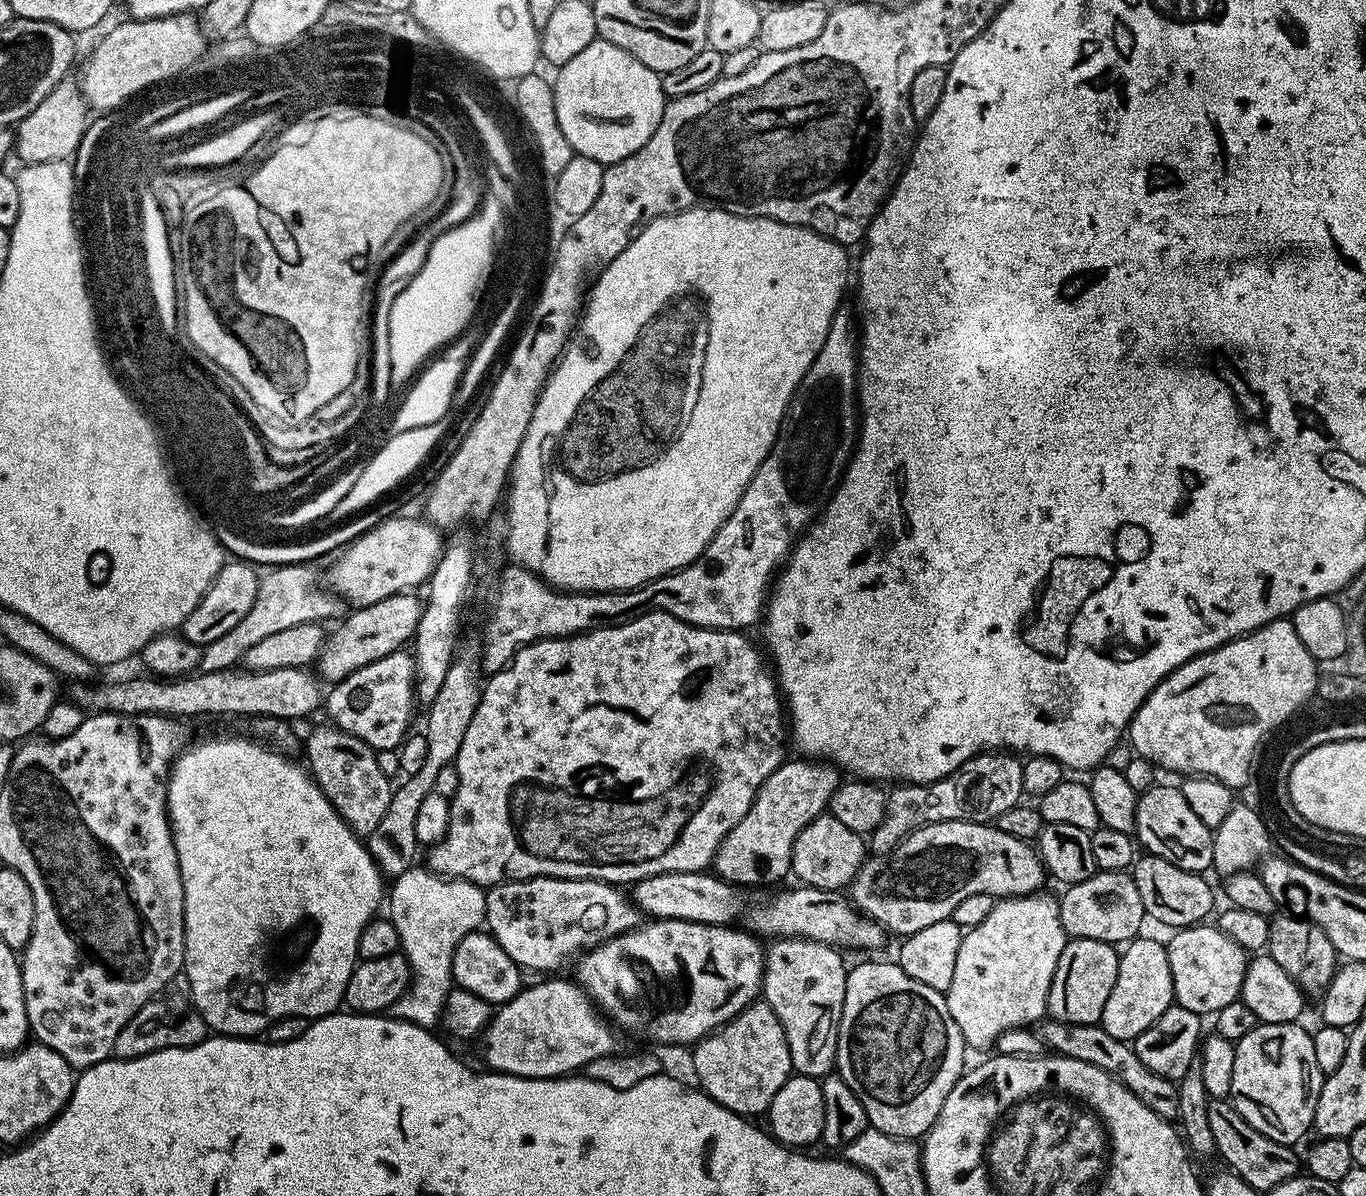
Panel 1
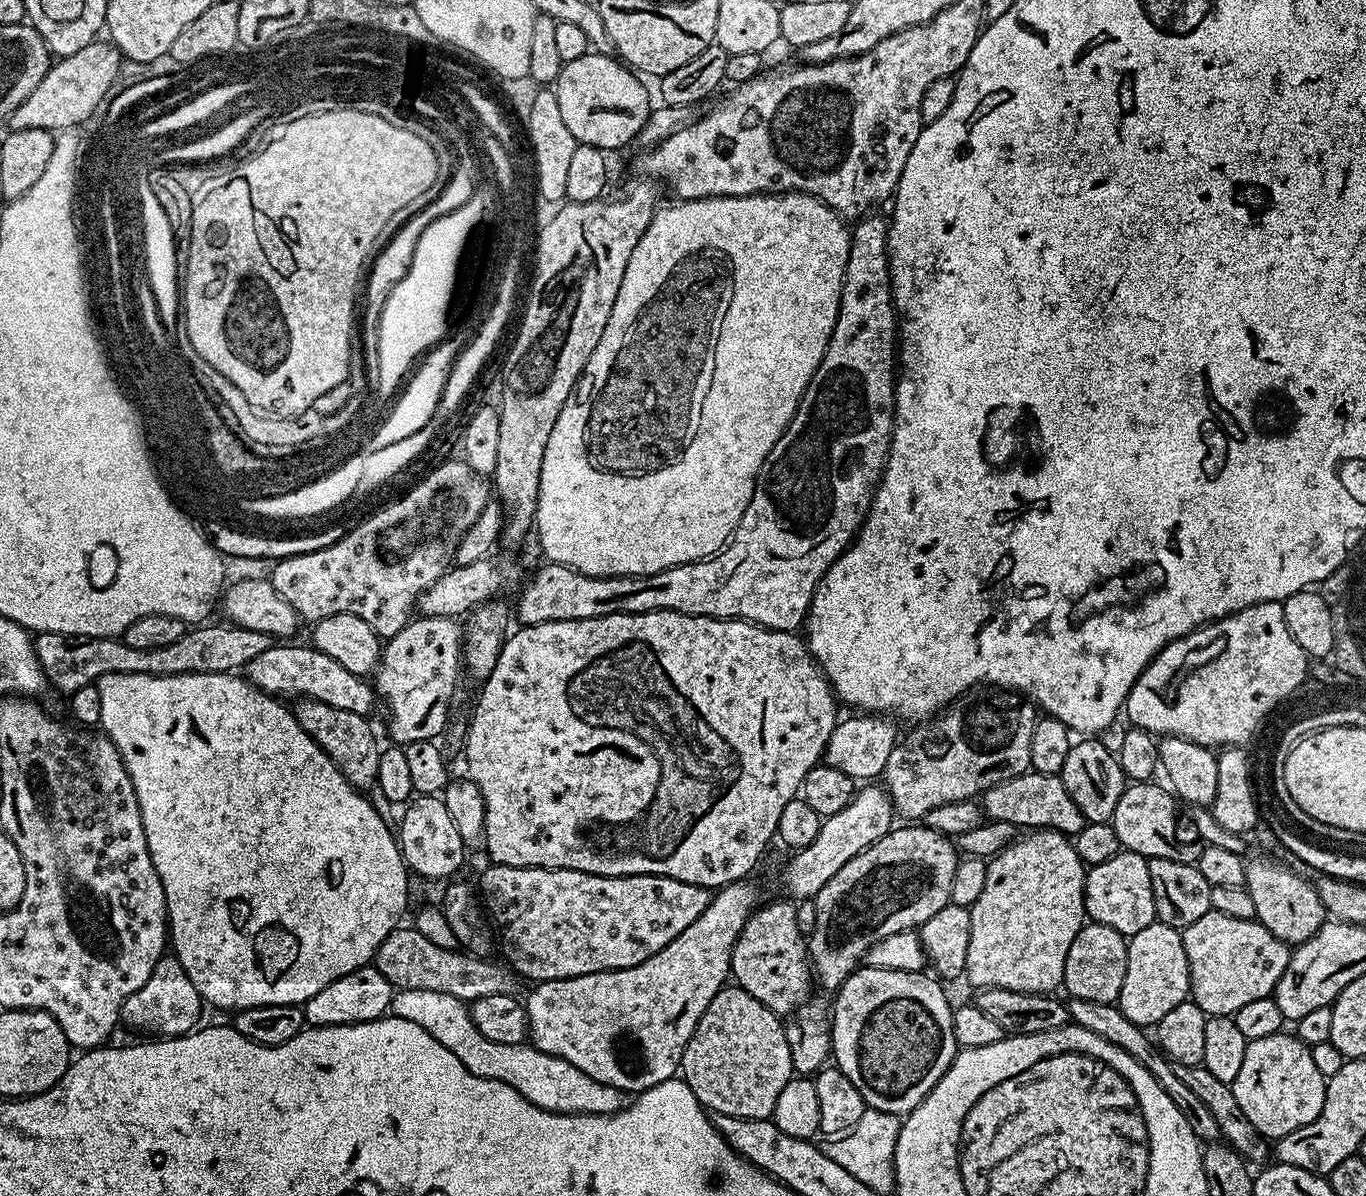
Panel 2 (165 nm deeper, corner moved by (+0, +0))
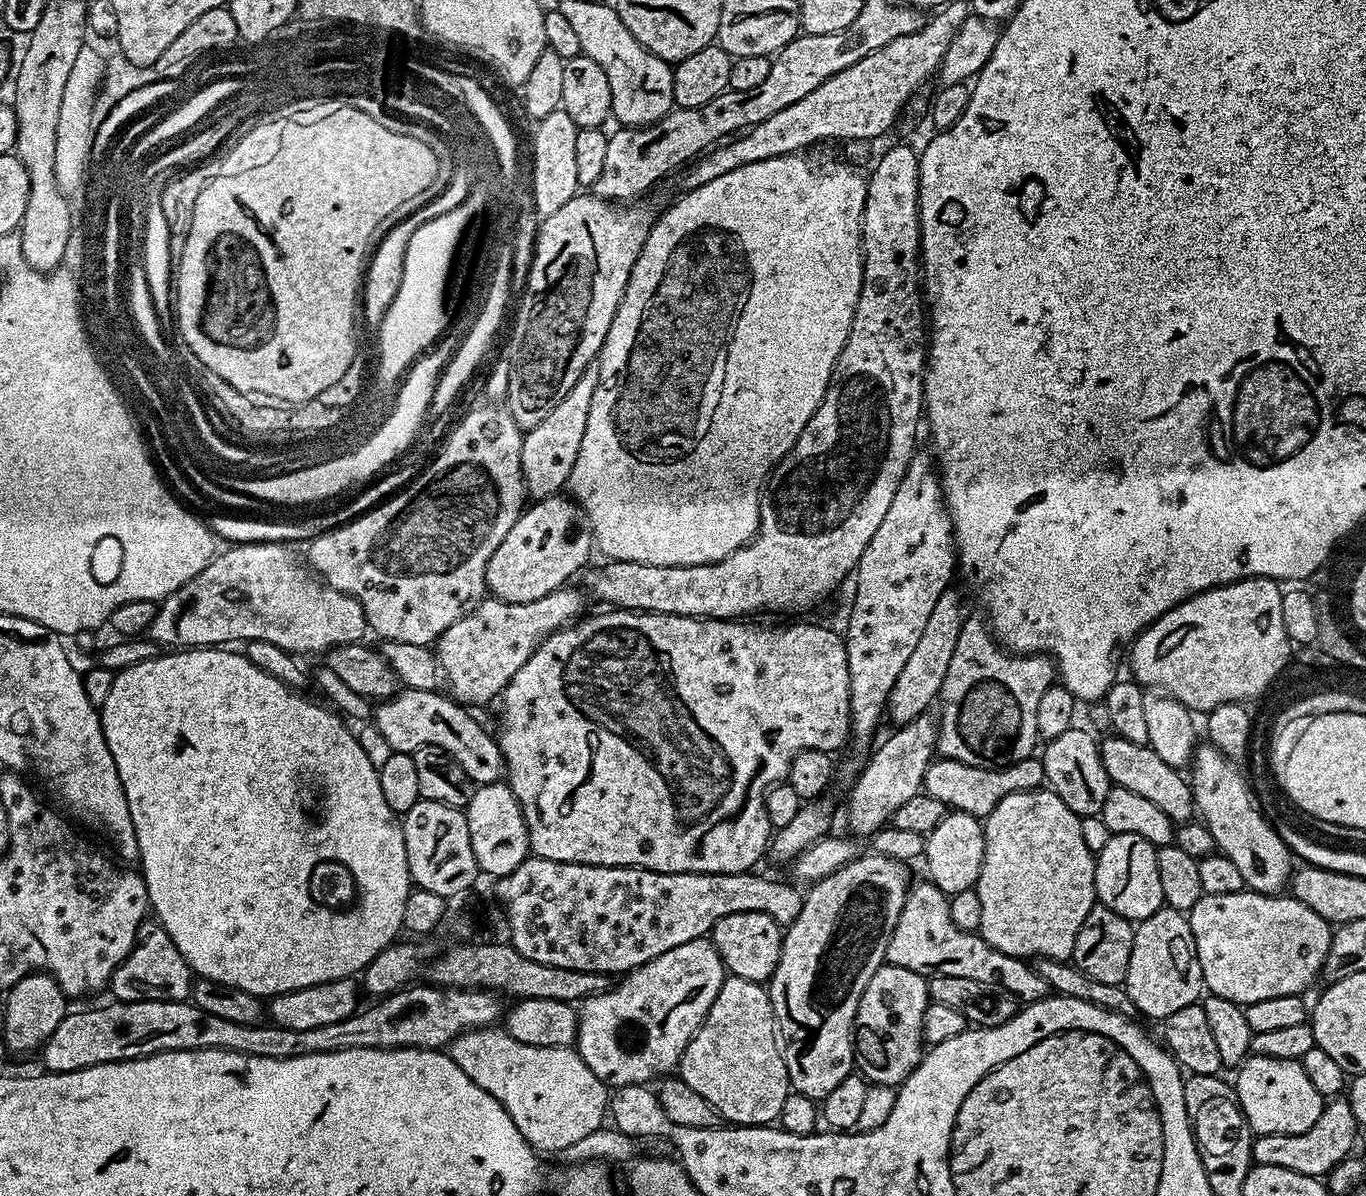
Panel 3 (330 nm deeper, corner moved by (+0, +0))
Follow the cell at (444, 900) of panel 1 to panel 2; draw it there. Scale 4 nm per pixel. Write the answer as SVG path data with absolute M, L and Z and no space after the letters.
M400 990L392 997L390 1012L422 1026L422 1030L426 1030L434 1042L442 1042L442 1046L446 1046L446 1050L450 1050L450 1054L454 1054L454 1058L466 1066L466 1070L491 1080L506 1082L506 1086L514 1086L522 1098L534 1102L534 1106L542 1110L610 1116L625 1107L626 1096L620 1089L606 1086L606 1082L598 1082L590 1078L590 1074L582 1074L578 1066L570 1066L570 1062L554 1054L540 1052L527 1043L506 1046L502 1042L482 1038L482 1034L478 1034L478 1026L474 1026L472 1021L469 1005L450 994L434 990Z

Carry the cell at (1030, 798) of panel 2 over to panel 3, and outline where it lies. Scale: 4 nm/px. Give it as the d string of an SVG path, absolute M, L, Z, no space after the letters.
M1029 758L1005 768L979 768L966 766L957 760L933 759L924 775L923 795L938 798L945 809L965 812L977 818L986 818L1006 798L1006 794L1032 792L1045 783L1044 762L1040 758Z

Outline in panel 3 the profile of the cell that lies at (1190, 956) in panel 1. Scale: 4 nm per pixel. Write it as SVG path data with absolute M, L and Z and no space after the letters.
M1245 890L1238 894L1210 894L1198 898L1186 913L1190 930L1194 934L1194 946L1198 954L1198 966L1202 966L1204 987L1211 995L1226 998L1230 1002L1247 1006L1262 1002L1262 998L1300 996L1321 975L1326 954L1330 950L1333 925L1314 914L1310 906L1302 906L1290 894L1265 894Z

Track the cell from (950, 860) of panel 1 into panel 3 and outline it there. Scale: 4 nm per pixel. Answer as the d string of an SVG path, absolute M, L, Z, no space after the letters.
M861 854L825 880L811 885L803 897L798 918L787 925L780 941L780 961L766 987L776 1016L792 1092L820 1102L834 1090L834 1086L838 1086L838 1082L842 1082L842 1078L853 1075L858 1002L866 986L870 986L870 978L874 978L877 970L886 963L890 934L894 934L902 906L906 906L910 887L908 868L902 860Z

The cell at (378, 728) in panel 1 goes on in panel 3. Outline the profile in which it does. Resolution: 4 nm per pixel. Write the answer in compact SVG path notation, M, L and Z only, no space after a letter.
M565 586L538 598L538 602L502 602L486 598L467 612L435 642L434 655L439 671L448 679L447 691L453 700L465 705L488 704L503 693L504 687L526 666L526 658L559 628L567 628L585 615L585 593L579 587Z

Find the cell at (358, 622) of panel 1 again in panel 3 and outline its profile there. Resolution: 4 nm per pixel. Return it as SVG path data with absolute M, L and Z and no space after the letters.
M557 494L548 496L545 500L535 501L531 506L521 511L514 526L510 526L510 534L502 538L498 550L494 550L490 562L486 562L486 589L495 599L502 602L538 602L538 598L546 598L546 594L565 587L571 581L568 579L585 567L583 564L591 558L592 552L594 556L592 530L588 527L584 511L575 500L567 495Z

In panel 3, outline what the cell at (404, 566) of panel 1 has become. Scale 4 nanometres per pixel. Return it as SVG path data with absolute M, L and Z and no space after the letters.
M593 366L585 370L582 378L570 386L570 394L538 422L538 426L527 429L523 433L524 441L522 442L522 474L524 475L525 493L533 501L545 500L548 496L557 495L567 485L570 478L570 470L574 470L574 458L578 458L578 446L582 446L582 434L586 432L586 417L590 414L590 401L594 398L594 386L598 386L598 367Z

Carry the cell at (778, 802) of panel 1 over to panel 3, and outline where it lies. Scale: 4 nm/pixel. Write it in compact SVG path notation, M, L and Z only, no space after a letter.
M949 590L938 598L930 619L926 621L926 630L922 630L922 638L906 666L902 666L902 674L898 674L898 682L894 682L894 690L888 699L886 709L887 719L893 720L893 725L908 724L914 718L925 715L928 708L937 703L942 682L946 682L946 669L950 667L950 658L954 658L954 645L958 643L958 634L964 624L966 612L960 609L960 596L955 590Z

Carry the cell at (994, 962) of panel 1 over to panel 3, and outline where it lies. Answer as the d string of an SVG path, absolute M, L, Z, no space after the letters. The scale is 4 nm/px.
M1043 787L1032 792L1006 794L983 821L984 861L975 890L982 902L979 936L994 950L1021 958L1045 956L1071 961L1074 938L1086 922L1096 899L1096 856L1086 850L1082 839L1081 817L1058 794Z

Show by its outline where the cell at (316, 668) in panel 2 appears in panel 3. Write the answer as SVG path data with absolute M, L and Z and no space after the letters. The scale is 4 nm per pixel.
M404 688L397 691L396 695L389 696L386 700L381 700L374 708L374 721L376 728L380 731L380 736L389 745L393 752L407 752L409 754L418 751L422 746L438 746L446 750L466 770L466 774L471 778L473 785L498 784L505 779L504 756L500 753L499 743L471 716L469 709L465 705L452 699L451 695L443 694L439 696L436 690L414 690Z

